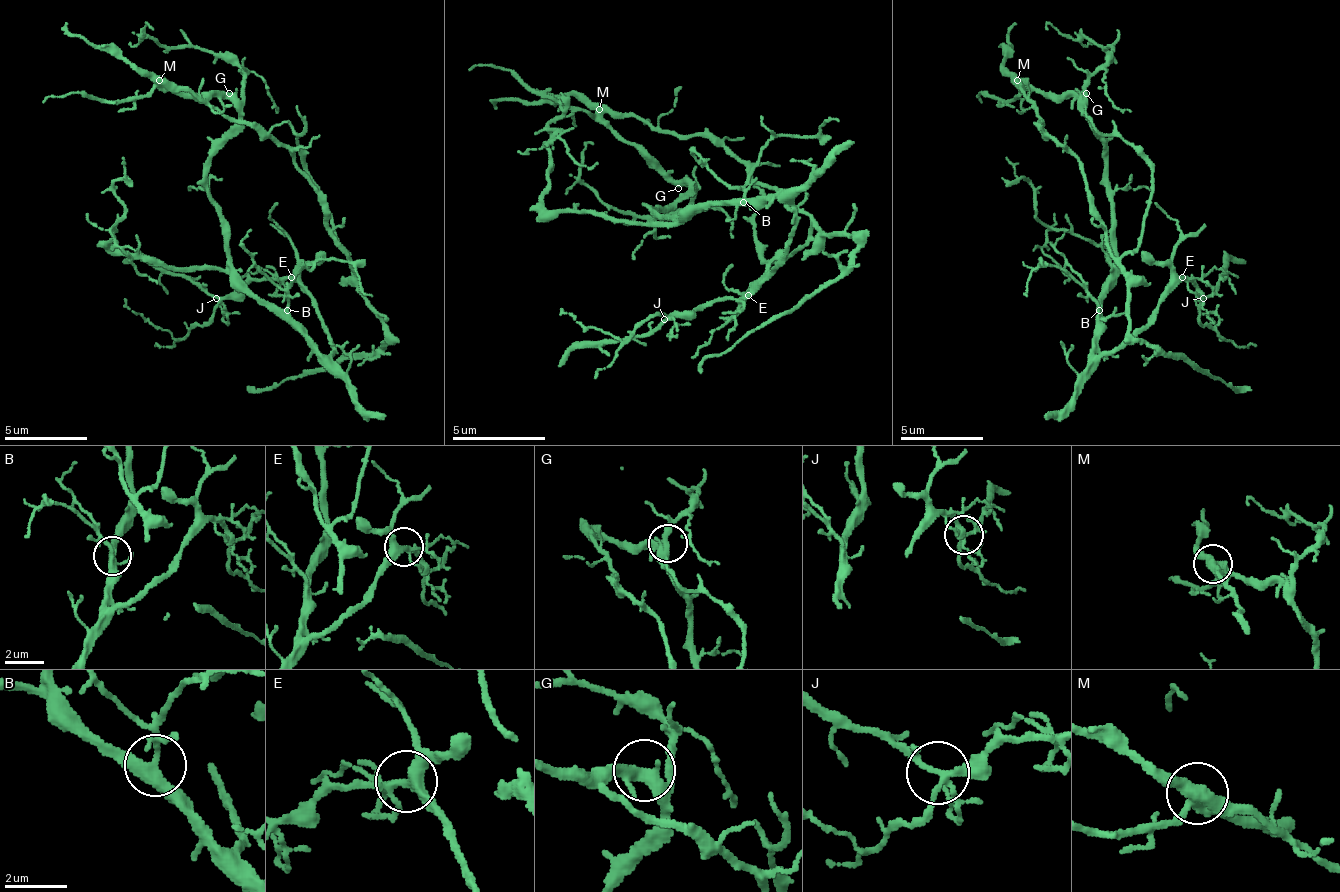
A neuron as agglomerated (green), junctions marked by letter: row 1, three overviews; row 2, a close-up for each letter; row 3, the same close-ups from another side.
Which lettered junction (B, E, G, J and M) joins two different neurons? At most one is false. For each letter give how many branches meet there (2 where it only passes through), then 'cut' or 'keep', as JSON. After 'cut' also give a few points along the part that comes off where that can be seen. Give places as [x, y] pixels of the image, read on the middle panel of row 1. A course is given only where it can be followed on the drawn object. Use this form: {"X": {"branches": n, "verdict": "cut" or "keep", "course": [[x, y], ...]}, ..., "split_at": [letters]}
{"B": {"branches": 6, "verdict": "keep"}, "E": {"branches": 5, "verdict": "keep"}, "G": {"branches": 4, "verdict": "keep"}, "J": {"branches": 5, "verdict": "keep"}, "M": {"branches": 4, "verdict": "cut", "course": [[598, 108], [711, 136], [823, 234], [851, 234], [856, 244], [832, 281], [720, 351], [701, 375]]}, "split_at": ["M"]}

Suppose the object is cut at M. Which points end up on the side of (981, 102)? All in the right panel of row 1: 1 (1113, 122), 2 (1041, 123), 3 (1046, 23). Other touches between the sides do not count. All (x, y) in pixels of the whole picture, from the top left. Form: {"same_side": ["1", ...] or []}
{"same_side": ["3"]}

